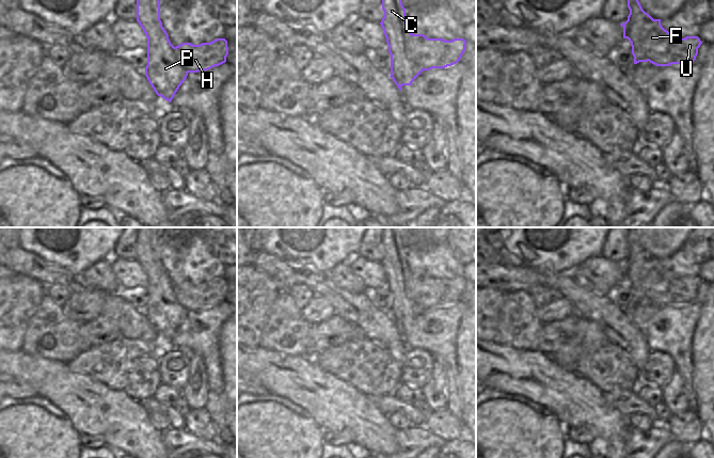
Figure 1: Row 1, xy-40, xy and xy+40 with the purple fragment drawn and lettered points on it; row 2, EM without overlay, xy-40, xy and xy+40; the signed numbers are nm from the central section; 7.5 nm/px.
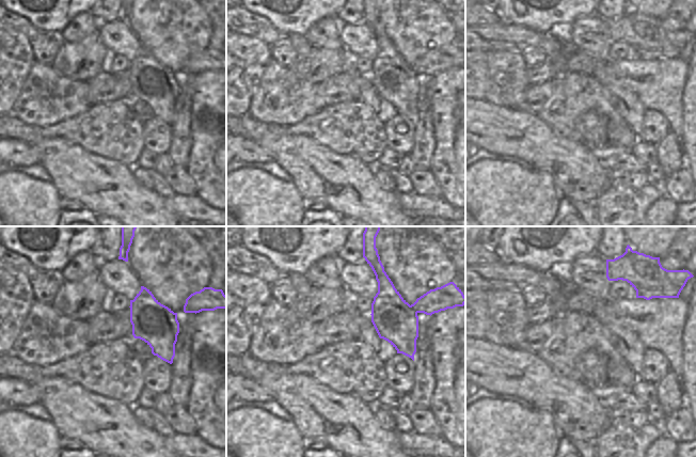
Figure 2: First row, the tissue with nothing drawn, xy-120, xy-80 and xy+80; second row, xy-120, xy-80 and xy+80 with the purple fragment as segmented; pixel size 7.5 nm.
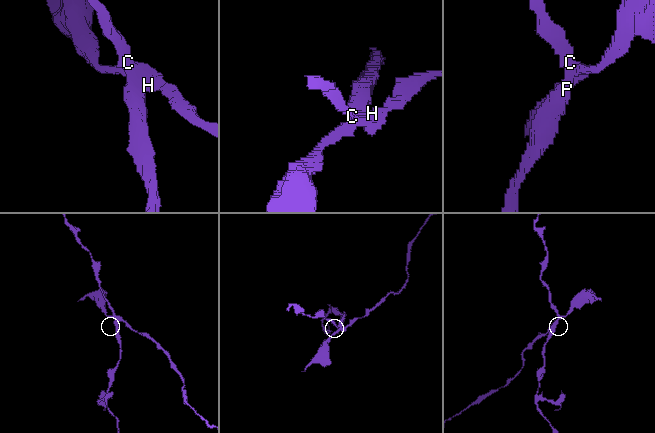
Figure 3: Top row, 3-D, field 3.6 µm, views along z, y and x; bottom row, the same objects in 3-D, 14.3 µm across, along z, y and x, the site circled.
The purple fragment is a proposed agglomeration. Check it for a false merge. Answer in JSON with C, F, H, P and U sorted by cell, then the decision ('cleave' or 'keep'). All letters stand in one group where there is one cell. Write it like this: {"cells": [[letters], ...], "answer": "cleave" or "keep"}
{"cells": [["C", "P"], ["F", "H", "U"]], "answer": "cleave"}

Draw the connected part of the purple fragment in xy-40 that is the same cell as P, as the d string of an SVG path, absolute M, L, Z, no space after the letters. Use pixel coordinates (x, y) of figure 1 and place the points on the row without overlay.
M137 227L137 260L147 277L145 315L156 333L171 342L188 311L179 304L162 266L156 227Z

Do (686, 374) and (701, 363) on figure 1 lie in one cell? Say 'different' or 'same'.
different

